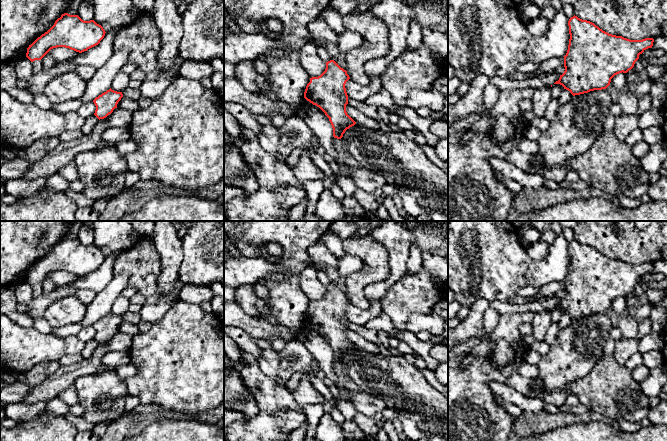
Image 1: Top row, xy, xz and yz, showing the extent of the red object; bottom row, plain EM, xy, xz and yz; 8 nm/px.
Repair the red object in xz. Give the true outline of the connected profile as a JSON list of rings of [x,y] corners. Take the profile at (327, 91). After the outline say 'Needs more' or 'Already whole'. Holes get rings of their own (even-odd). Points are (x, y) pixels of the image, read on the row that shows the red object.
[[[330,60],[326,62],[326,69],[320,76],[310,78],[310,82],[304,92],[304,98],[319,107],[329,118],[333,128],[333,136],[337,139],[341,139],[345,131],[356,124],[346,112],[348,95],[345,84],[349,79],[347,71],[341,68],[334,60]]]. Already whole

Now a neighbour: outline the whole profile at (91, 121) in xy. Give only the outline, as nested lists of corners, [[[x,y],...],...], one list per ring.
[[[95,115],[88,117],[81,129],[82,133],[84,135],[90,134],[98,122],[99,119]]]

